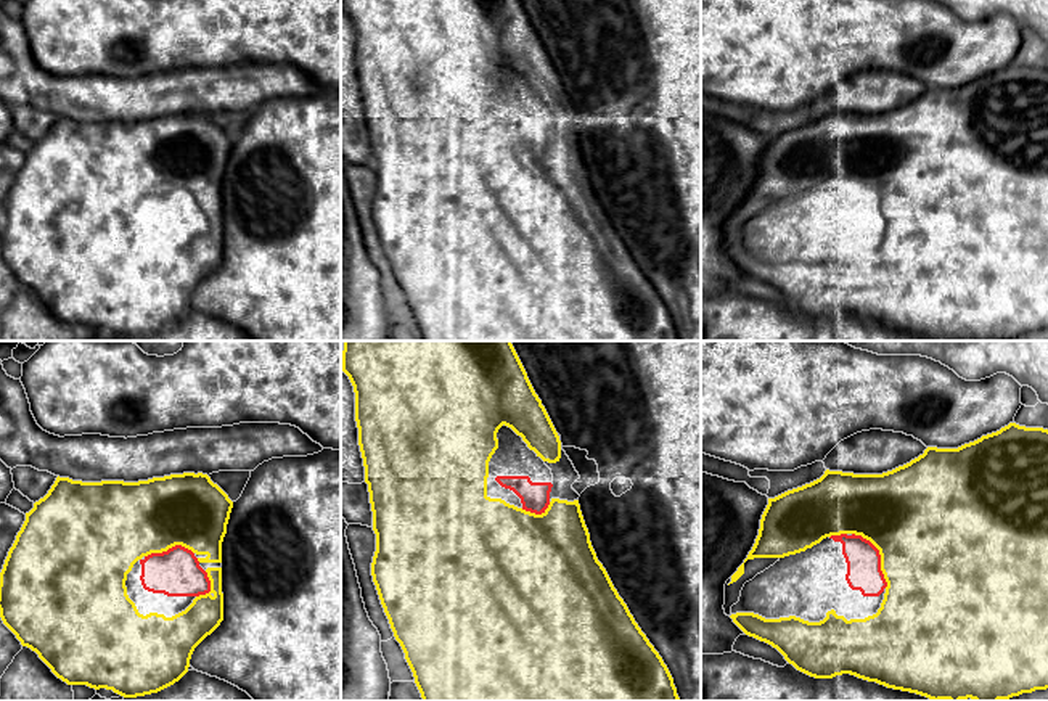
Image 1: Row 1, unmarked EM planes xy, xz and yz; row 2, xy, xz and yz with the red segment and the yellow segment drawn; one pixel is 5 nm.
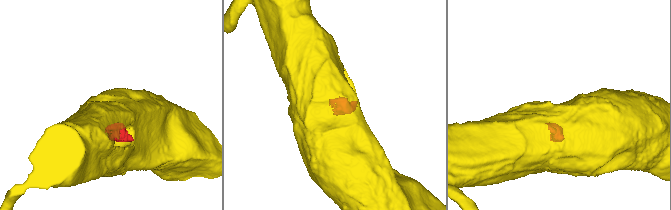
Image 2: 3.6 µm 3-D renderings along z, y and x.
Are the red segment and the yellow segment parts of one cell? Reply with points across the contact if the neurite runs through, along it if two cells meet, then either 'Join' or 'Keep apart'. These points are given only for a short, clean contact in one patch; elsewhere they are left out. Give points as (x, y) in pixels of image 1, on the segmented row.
Join

